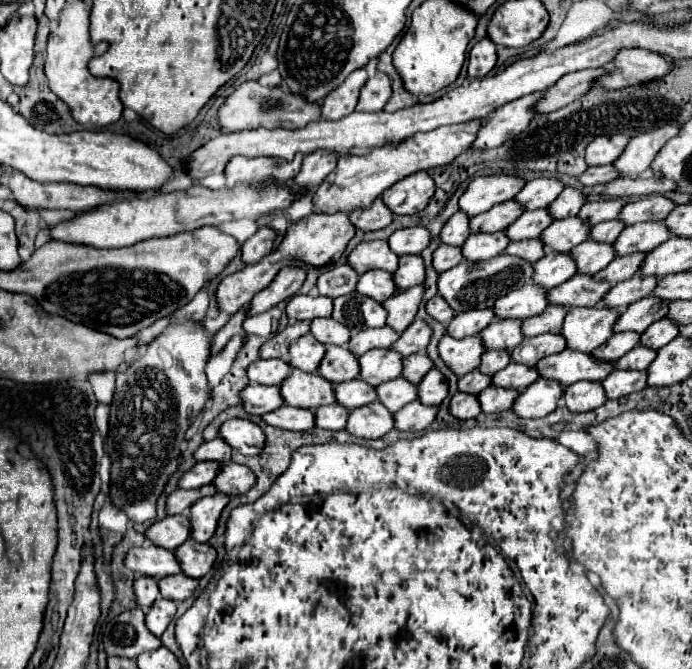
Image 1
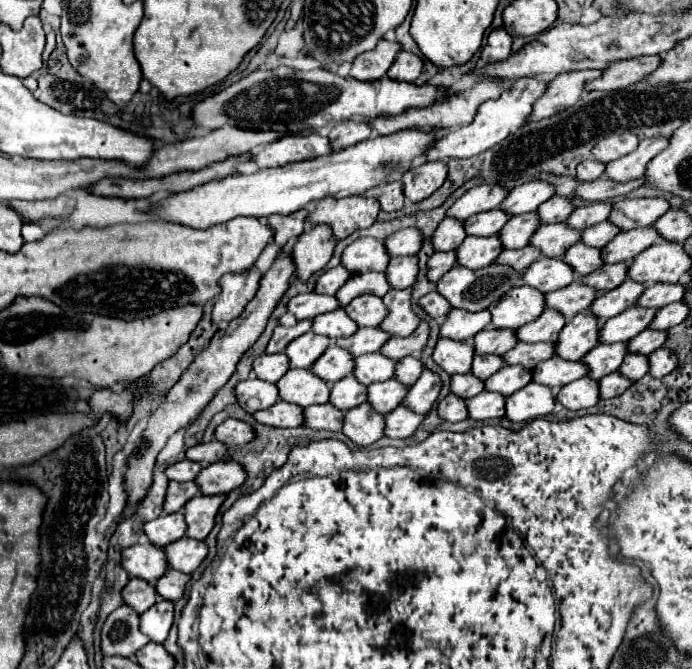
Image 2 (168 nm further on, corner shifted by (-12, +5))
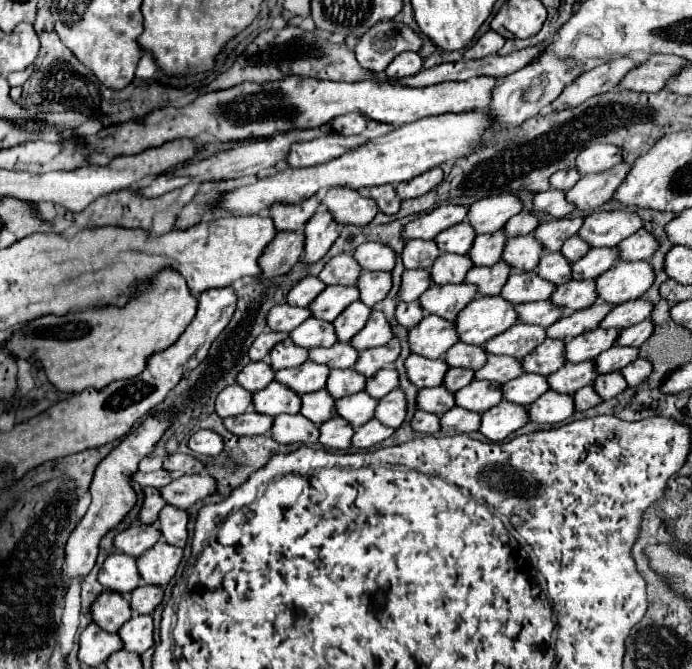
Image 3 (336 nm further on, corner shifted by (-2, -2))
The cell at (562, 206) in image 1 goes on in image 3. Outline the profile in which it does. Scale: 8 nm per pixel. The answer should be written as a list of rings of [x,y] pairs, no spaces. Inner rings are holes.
[[[522,211],[518,215],[514,215],[506,225],[506,235],[508,237],[518,237],[518,235],[528,235],[528,233],[534,233],[534,229],[538,229],[540,225],[540,219],[534,215],[534,213],[528,213],[528,211]]]

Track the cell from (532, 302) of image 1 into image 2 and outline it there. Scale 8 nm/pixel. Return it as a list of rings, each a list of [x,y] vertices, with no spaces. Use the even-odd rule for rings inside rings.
[[[520,286],[508,290],[498,304],[492,302],[488,306],[492,314],[492,326],[494,328],[508,328],[516,330],[532,320],[536,320],[544,310],[544,296],[536,294],[530,286]]]

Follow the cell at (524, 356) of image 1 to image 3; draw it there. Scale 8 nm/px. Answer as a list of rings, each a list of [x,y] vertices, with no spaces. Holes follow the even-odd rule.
[[[488,357],[486,365],[476,371],[476,379],[506,383],[522,375],[522,363],[514,357]]]

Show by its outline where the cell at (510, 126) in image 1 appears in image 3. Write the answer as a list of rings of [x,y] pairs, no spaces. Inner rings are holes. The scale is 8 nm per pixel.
[[[628,57],[622,59],[612,59],[606,61],[586,73],[582,73],[580,77],[576,77],[570,85],[566,85],[564,93],[558,95],[558,99],[552,103],[552,111],[562,111],[562,109],[574,109],[580,103],[584,103],[586,99],[612,91],[620,79],[634,67],[636,63]]]

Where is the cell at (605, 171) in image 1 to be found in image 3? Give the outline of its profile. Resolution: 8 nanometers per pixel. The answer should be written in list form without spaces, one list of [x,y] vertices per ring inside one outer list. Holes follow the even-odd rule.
[[[564,169],[564,171],[558,171],[558,173],[554,173],[554,175],[550,177],[550,185],[552,185],[554,189],[568,191],[568,189],[572,189],[572,187],[578,183],[580,177],[582,177],[582,175],[580,175],[576,169]]]

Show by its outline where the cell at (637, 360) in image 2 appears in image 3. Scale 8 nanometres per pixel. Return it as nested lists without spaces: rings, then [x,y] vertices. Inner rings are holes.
[[[620,371],[614,373],[606,373],[606,375],[598,375],[594,381],[594,389],[602,399],[612,399],[618,393],[622,393],[626,389],[626,379],[622,377]]]

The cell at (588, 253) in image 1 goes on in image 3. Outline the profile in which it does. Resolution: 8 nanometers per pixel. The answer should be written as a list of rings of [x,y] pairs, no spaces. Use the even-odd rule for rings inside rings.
[[[544,253],[538,265],[538,275],[554,285],[562,285],[572,279],[572,265],[562,257],[562,253]]]

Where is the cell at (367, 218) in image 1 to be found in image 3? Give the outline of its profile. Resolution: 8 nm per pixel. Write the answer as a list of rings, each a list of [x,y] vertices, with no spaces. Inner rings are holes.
[[[380,185],[380,187],[372,187],[372,189],[362,189],[360,193],[364,197],[374,199],[378,209],[386,215],[396,215],[400,209],[400,199],[394,191],[394,185]]]

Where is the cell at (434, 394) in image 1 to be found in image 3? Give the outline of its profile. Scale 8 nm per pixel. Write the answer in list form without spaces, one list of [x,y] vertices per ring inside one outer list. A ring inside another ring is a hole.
[[[394,389],[378,401],[376,419],[392,429],[398,429],[406,419],[406,395],[402,389]]]

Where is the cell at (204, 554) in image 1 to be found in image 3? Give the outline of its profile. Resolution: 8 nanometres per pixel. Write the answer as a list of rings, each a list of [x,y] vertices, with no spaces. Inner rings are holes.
[[[160,539],[152,549],[148,549],[144,555],[136,559],[142,581],[150,585],[162,585],[162,587],[168,585],[178,571],[182,555],[184,555],[184,549],[174,547]]]

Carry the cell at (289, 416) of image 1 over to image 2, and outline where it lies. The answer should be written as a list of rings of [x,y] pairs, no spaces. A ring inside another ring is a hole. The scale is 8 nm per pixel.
[[[280,400],[266,410],[254,412],[252,416],[256,422],[268,424],[274,428],[294,428],[294,426],[302,426],[302,422],[304,422],[300,406],[292,406],[292,404],[280,402]]]

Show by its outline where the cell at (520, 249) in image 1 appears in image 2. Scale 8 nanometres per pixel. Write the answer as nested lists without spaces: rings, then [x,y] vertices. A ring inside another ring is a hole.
[[[524,246],[520,250],[502,250],[492,264],[506,264],[520,272],[520,270],[526,270],[536,258],[538,258],[536,250],[532,250],[530,246]]]

